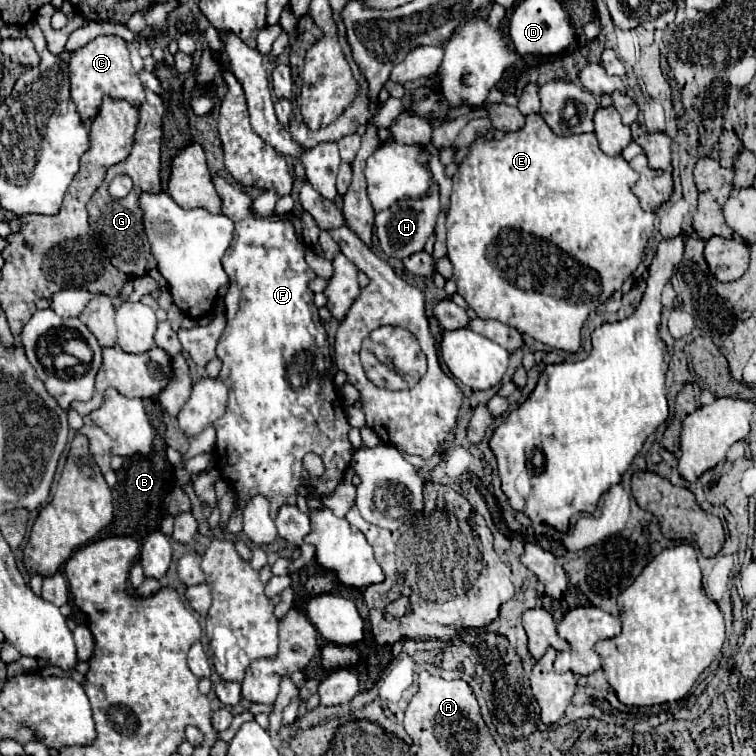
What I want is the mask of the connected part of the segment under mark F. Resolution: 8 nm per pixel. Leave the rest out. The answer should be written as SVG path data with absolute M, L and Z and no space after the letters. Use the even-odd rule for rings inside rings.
M215 176L213 182L223 202L221 214L235 224L231 246L223 256L223 268L229 276L225 294L227 326L217 342L217 358L223 362L219 380L229 388L229 404L227 414L213 424L217 432L215 466L223 480L235 490L241 510L253 496L263 494L271 504L271 518L275 518L283 504L295 504L301 484L313 486L321 496L329 496L335 490L355 452L347 438L351 426L333 388L329 344L323 338L321 324L313 322L313 292L307 284L315 278L315 272L305 262L305 250L295 236L293 224L287 214L273 214L269 218L255 216L251 210L251 196L245 190L237 184L229 184L221 176ZM307 452L315 452L323 458L325 474L321 478L311 478L301 466Z

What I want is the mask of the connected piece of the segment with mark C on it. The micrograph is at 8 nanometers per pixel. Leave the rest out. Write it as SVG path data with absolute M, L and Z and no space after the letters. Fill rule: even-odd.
M97 36L83 48L71 52L69 54L69 84L71 84L71 100L75 102L79 116L83 118L85 124L91 122L99 114L103 96L125 100L135 108L139 108L145 98L143 84L129 60L127 42L121 36Z

